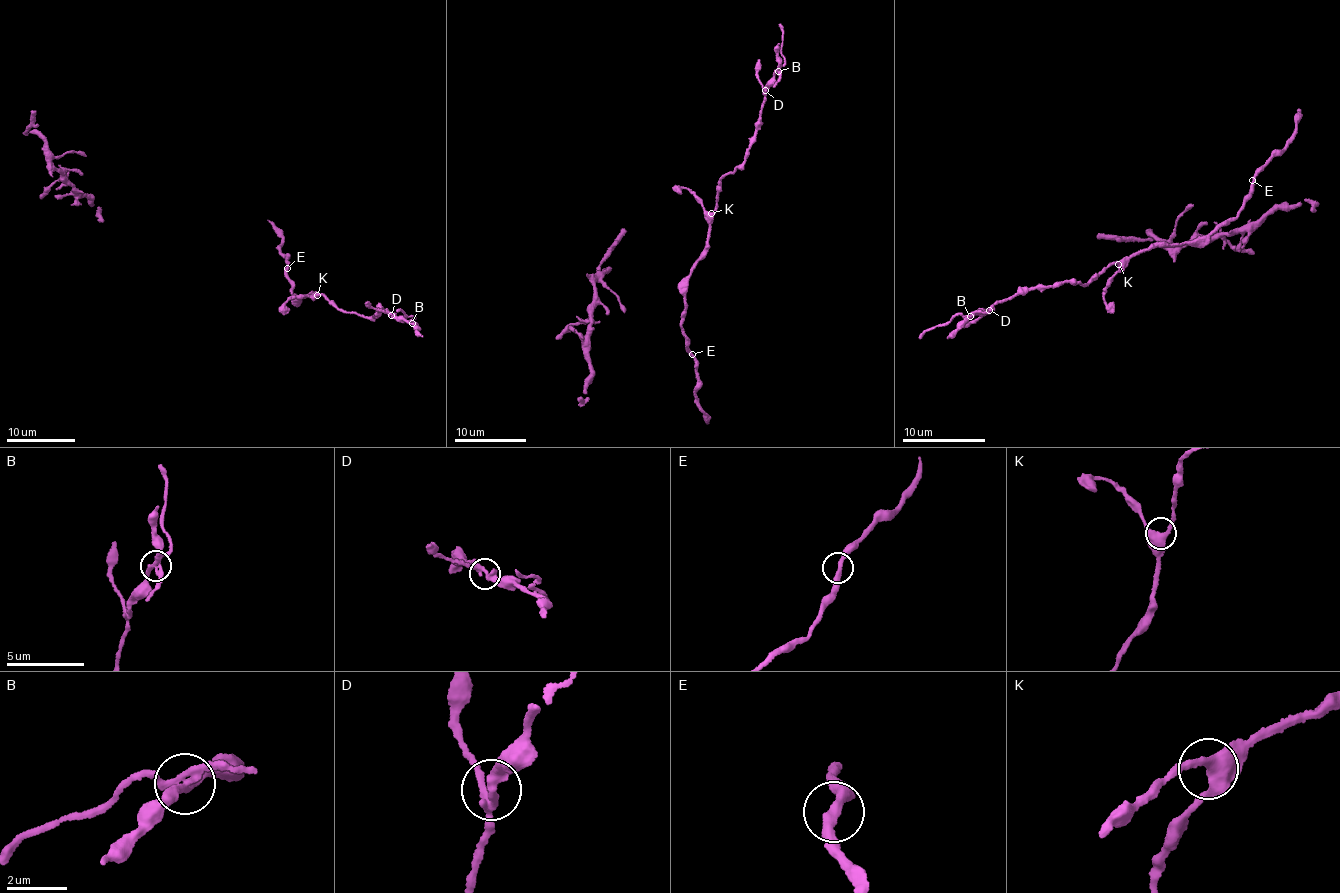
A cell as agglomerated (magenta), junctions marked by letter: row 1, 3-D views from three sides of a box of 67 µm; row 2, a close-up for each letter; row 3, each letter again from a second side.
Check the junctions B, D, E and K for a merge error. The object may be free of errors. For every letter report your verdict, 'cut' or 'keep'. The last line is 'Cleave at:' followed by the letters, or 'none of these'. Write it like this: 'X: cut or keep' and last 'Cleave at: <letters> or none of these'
B: cut
D: keep
E: keep
K: keep
Cleave at: B

